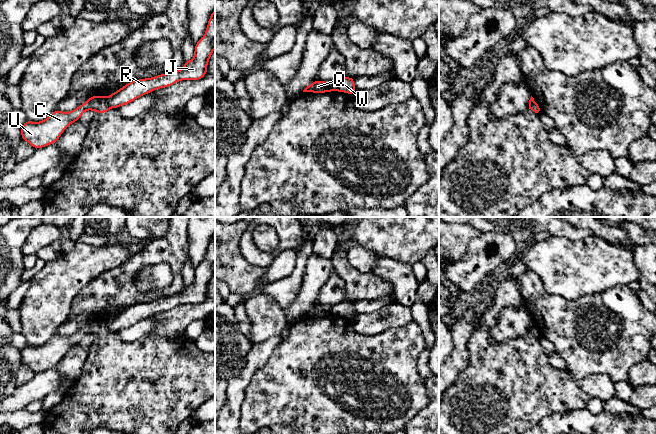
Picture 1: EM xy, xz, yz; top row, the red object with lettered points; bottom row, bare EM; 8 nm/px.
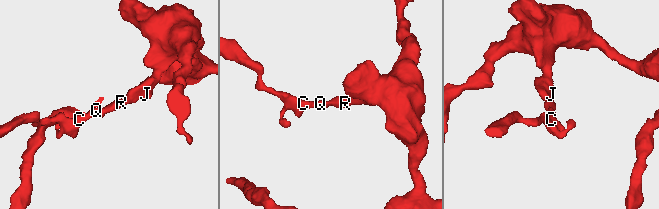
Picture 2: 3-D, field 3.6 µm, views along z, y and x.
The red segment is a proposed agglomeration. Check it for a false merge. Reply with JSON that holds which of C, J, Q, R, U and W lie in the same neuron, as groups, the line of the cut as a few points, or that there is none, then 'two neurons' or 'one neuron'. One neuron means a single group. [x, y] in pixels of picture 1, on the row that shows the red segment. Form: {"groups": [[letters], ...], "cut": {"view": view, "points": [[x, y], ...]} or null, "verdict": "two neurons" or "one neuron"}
{"groups": [["C", "Q", "U"], ["J", "R", "W"]], "cut": {"view": "xy", "points": [[106, 97], [110, 107]]}, "verdict": "two neurons"}

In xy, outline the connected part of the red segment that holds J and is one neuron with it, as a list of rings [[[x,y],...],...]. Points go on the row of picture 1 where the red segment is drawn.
[[[215,9],[210,16],[204,36],[195,44],[194,58],[191,61],[185,60],[181,70],[129,82],[107,97],[110,108],[119,108],[155,89],[169,87],[180,80],[202,79],[207,74],[207,64],[215,49],[214,39]]]

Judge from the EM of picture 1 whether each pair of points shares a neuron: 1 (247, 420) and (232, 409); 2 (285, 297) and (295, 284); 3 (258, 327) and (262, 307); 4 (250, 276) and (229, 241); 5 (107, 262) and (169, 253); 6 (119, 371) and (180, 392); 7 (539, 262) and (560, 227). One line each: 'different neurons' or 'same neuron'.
1: different neurons
2: same neuron
3: same neuron
4: same neuron
5: different neurons
6: same neuron
7: different neurons

